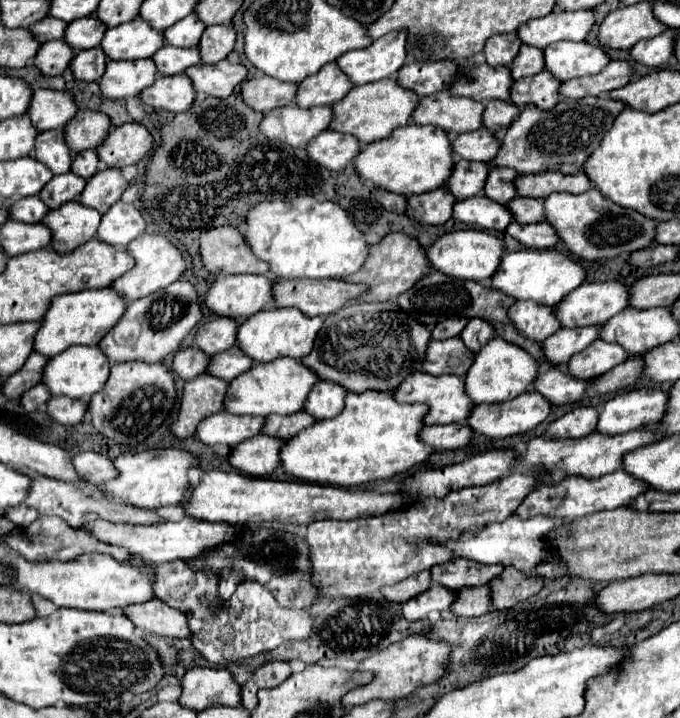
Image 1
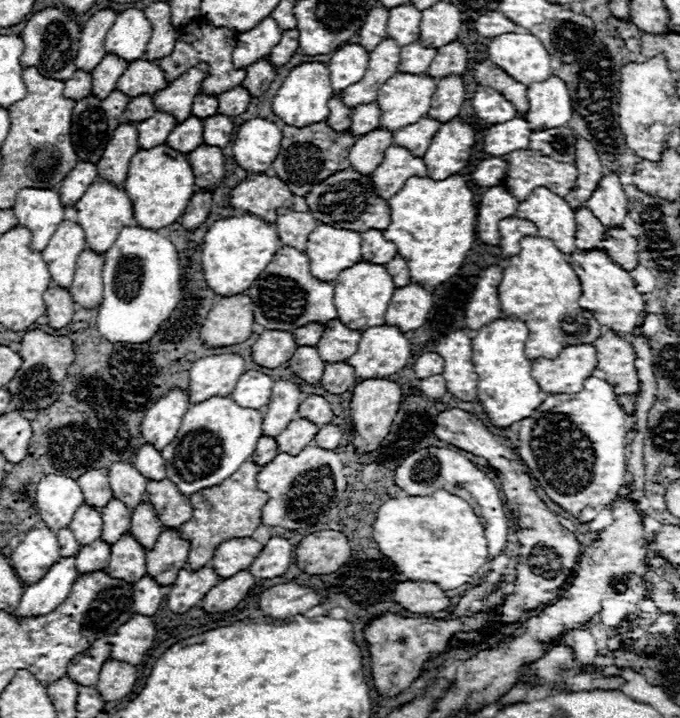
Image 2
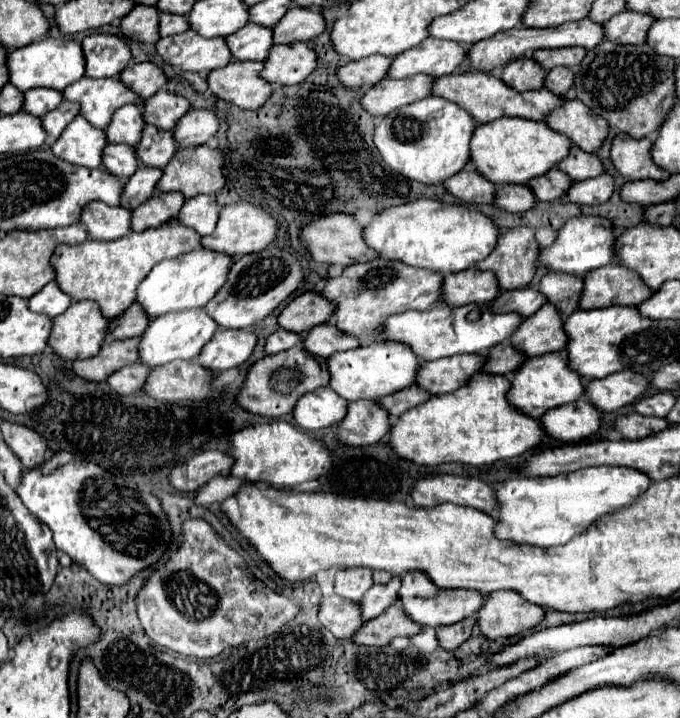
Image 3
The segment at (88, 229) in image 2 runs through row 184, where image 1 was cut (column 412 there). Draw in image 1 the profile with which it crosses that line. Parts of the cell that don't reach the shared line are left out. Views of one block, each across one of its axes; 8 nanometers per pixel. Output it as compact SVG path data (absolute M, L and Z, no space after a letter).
M394 78L378 80L374 84L354 86L346 98L336 102L334 108L334 120L330 124L336 132L348 132L362 140L362 144L372 144L376 140L382 140L392 134L392 130L406 126L410 122L412 112L418 106L418 96L410 92L408 88L402 88Z

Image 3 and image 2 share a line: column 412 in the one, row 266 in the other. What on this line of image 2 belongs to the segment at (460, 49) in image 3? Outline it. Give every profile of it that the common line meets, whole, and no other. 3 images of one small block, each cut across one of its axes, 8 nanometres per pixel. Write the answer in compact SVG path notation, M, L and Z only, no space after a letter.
M64 220L64 224L60 224L50 244L42 252L44 262L52 272L54 284L60 284L62 288L68 288L72 284L76 260L84 248L86 248L84 230L76 222Z

